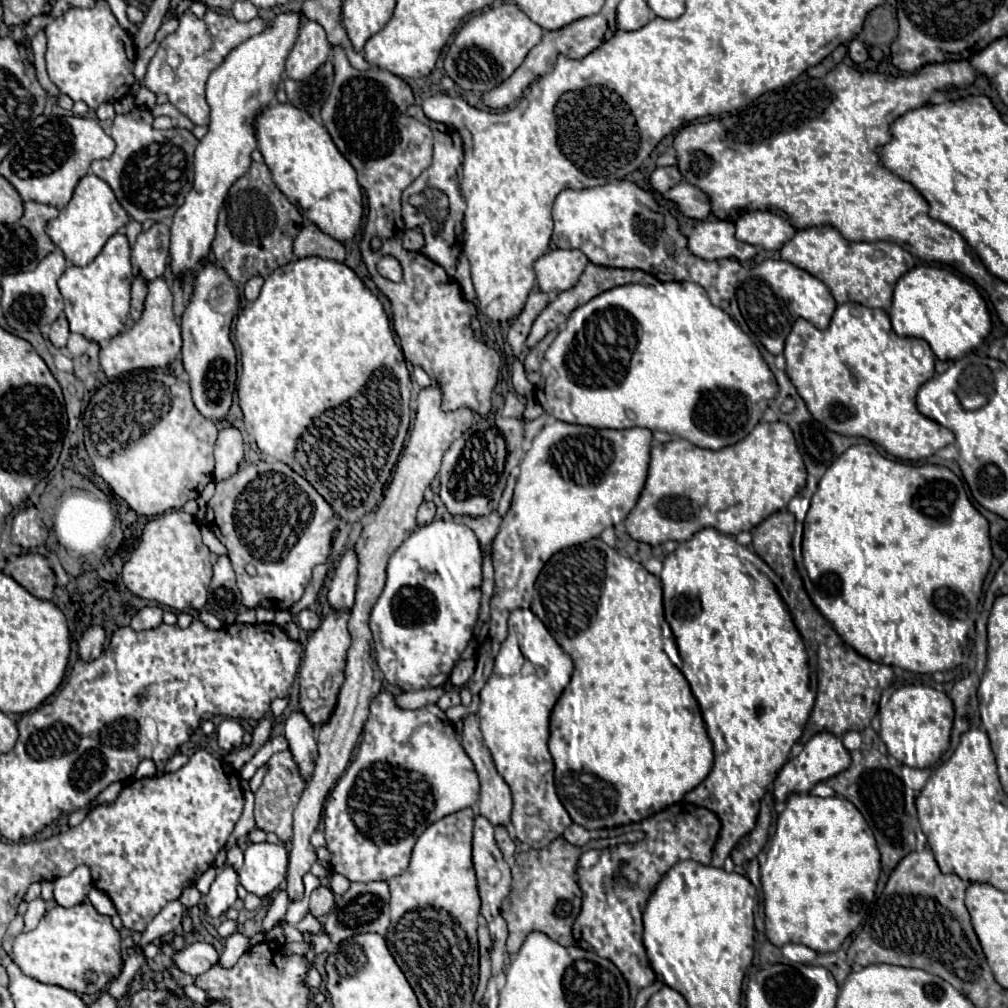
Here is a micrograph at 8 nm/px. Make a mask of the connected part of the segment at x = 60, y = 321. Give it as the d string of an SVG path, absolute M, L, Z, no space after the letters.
M61 314L53 324L51 324L51 332L49 332L49 340L55 348L63 348L67 344L69 338L69 324L65 314Z

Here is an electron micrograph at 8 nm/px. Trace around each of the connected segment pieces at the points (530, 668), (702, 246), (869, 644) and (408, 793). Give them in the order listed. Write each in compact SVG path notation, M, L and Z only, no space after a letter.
M513 610L509 616L509 636L501 644L501 650L495 658L493 674L481 690L481 704L479 704L477 714L481 720L483 742L491 750L497 772L509 784L511 794L513 794L511 822L515 826L517 838L533 848L549 846L555 838L559 838L565 832L565 828L571 826L571 818L555 792L553 760L547 750L549 716L551 716L551 710L553 710L555 702L559 700L561 692L569 684L571 674L573 674L571 656L553 640L553 636L545 628L545 624L531 610Z
M703 220L695 224L693 232L687 236L687 250L703 260L733 256L745 262L755 256L755 246L737 240L735 234L731 234L731 222L725 220Z
M855 444L851 446L849 450L845 450L829 468L827 472L823 474L823 478L819 480L819 486L817 486L817 492L813 494L813 500L811 500L811 508L809 508L803 528L802 539L802 556L803 564L806 568L813 586L815 586L815 594L813 594L813 604L819 608L819 612L831 622L831 626L835 628L835 632L849 644L853 646L861 656L873 660L873 662L879 662L879 664L887 664L887 666L899 666L903 670L911 670L911 672L919 672L919 674L933 674L933 672L943 672L943 670L951 670L955 666L959 666L963 662L963 650L969 642L969 636L975 634L975 618L977 618L977 604L979 604L979 596L982 594L983 580L985 580L985 574L989 572L991 566L991 560L993 560L993 554L991 554L991 540L989 540L989 522L985 516L981 516L981 512L971 504L965 488L963 488L963 482L947 468L947 466L939 466L939 464L923 464L923 466L911 466L911 464L901 464L901 462L895 462L895 460L887 460L883 458L873 444Z
M381 692L371 700L371 714L363 728L363 738L355 760L337 780L325 802L325 838L331 852L333 872L353 882L389 880L407 870L415 840L433 822L447 814L475 806L479 800L479 780L473 762L459 744L453 724L437 704L417 710L403 710L395 704L395 694Z

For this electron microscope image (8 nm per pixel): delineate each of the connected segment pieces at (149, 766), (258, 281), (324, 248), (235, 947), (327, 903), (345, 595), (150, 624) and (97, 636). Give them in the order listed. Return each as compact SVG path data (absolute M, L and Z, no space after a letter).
M143 760L135 772L135 778L147 778L147 776L155 776L157 774L157 766L153 760Z
M255 276L255 278L251 278L251 280L245 284L243 294L245 294L245 298L247 298L249 302L253 302L253 300L259 296L261 284L263 284L263 278L261 278L261 276Z
M305 224L299 236L295 238L295 256L305 258L305 256L321 256L329 260L343 262L345 260L345 246L331 238L329 234L321 232L319 226L315 224Z
M241 932L231 934L225 942L223 954L219 956L219 964L225 968L231 968L247 948L249 948L249 938L245 934L241 934Z
M319 886L311 892L311 900L309 900L309 910L315 918L323 918L325 914L329 914L333 910L333 892L327 886Z
M355 550L345 552L339 566L335 568L335 576L329 584L327 602L331 610L351 610L353 608L353 596L357 588L357 556Z
M147 606L143 610L139 610L133 618L131 618L131 628L135 632L141 632L141 630L151 630L151 628L157 628L163 620L161 620L161 614L163 610L159 606Z
M101 626L89 628L79 640L79 658L83 662L97 660L97 656L101 656L103 652L103 644L105 644L105 630Z

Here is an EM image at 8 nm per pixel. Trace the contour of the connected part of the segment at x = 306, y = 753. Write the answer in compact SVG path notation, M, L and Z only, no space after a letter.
M293 712L285 720L285 738L289 742L289 752L293 754L301 778L309 782L317 758L317 740L313 726L309 720L305 720L305 716L301 716L301 712Z

